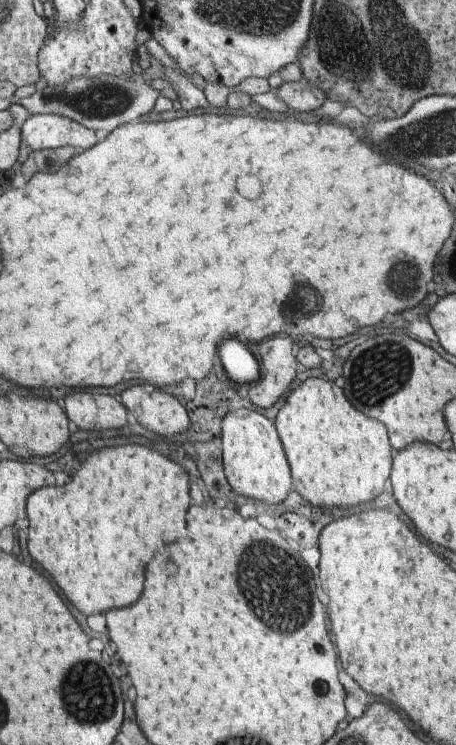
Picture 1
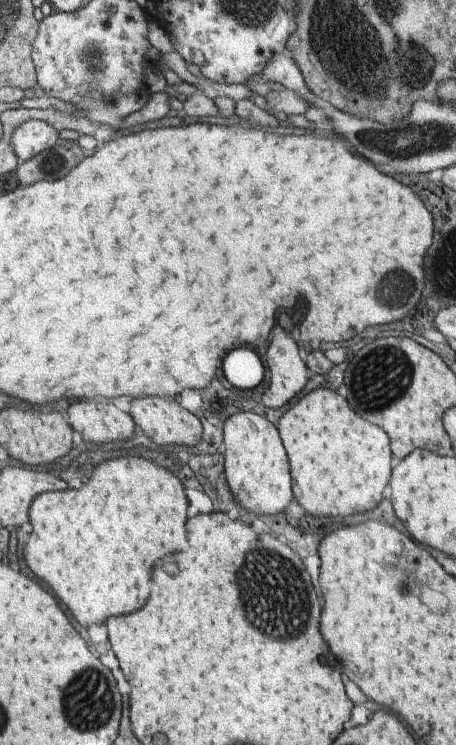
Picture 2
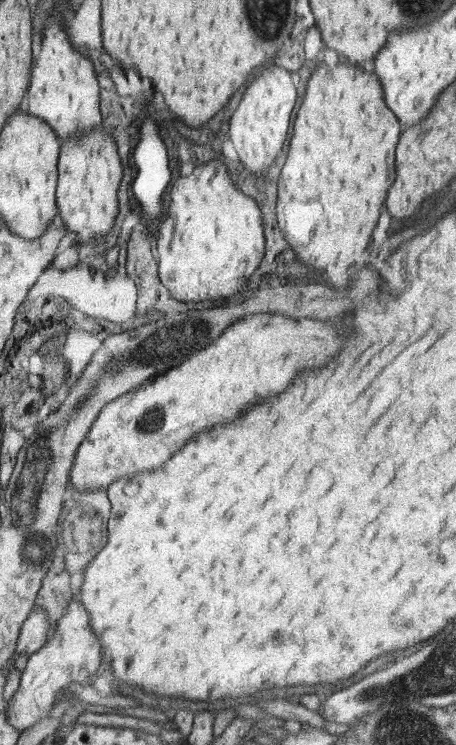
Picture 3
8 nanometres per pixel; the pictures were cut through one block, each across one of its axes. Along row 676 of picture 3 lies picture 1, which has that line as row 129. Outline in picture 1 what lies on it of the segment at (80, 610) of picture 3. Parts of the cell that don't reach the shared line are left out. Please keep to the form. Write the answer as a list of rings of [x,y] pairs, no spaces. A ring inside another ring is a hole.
[[[57,113],[29,115],[21,127],[21,142],[31,151],[60,149],[64,146],[92,149],[98,143],[96,134],[82,124]]]

